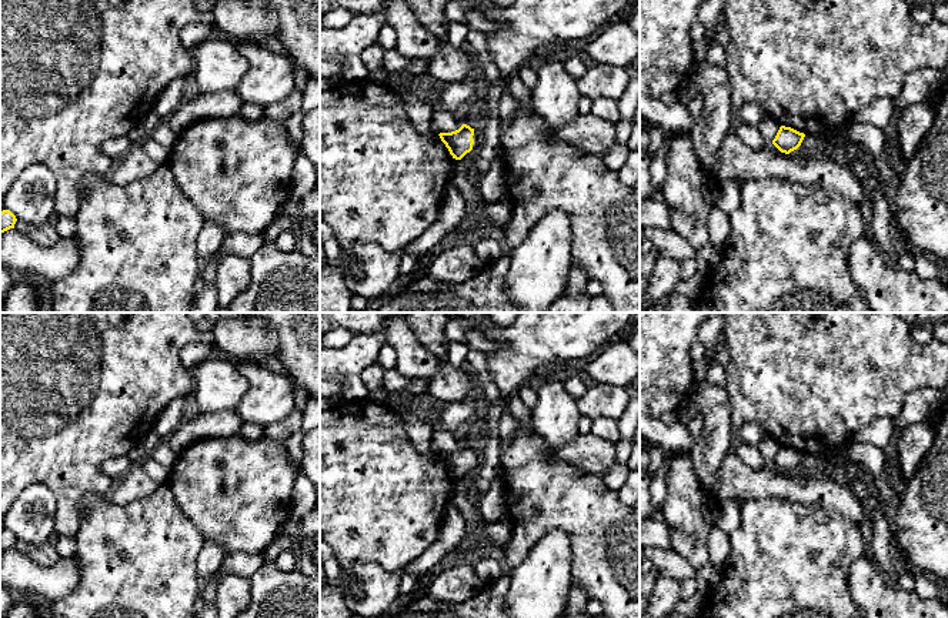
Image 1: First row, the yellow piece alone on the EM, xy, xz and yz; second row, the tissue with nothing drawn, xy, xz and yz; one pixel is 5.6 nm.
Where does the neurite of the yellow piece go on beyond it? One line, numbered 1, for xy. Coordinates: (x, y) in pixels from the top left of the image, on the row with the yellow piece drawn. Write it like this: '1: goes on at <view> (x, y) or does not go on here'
1: does not go on here

